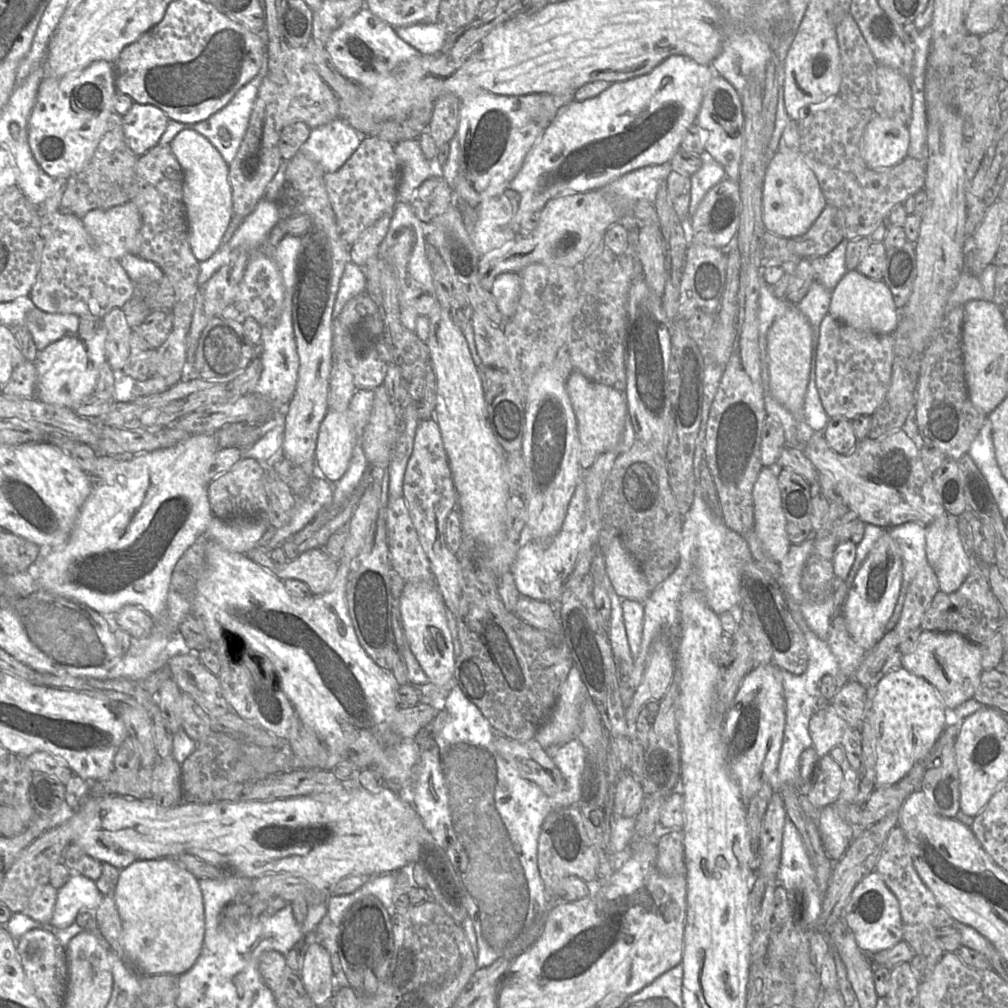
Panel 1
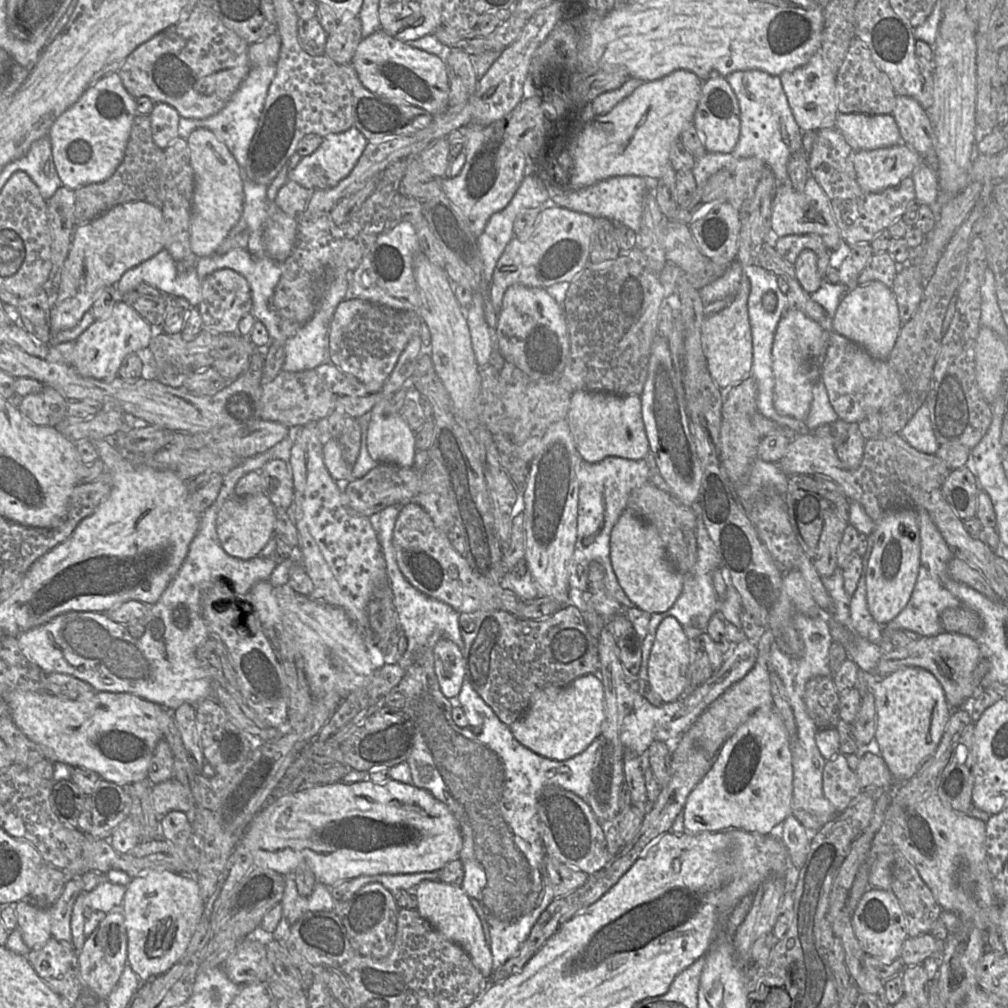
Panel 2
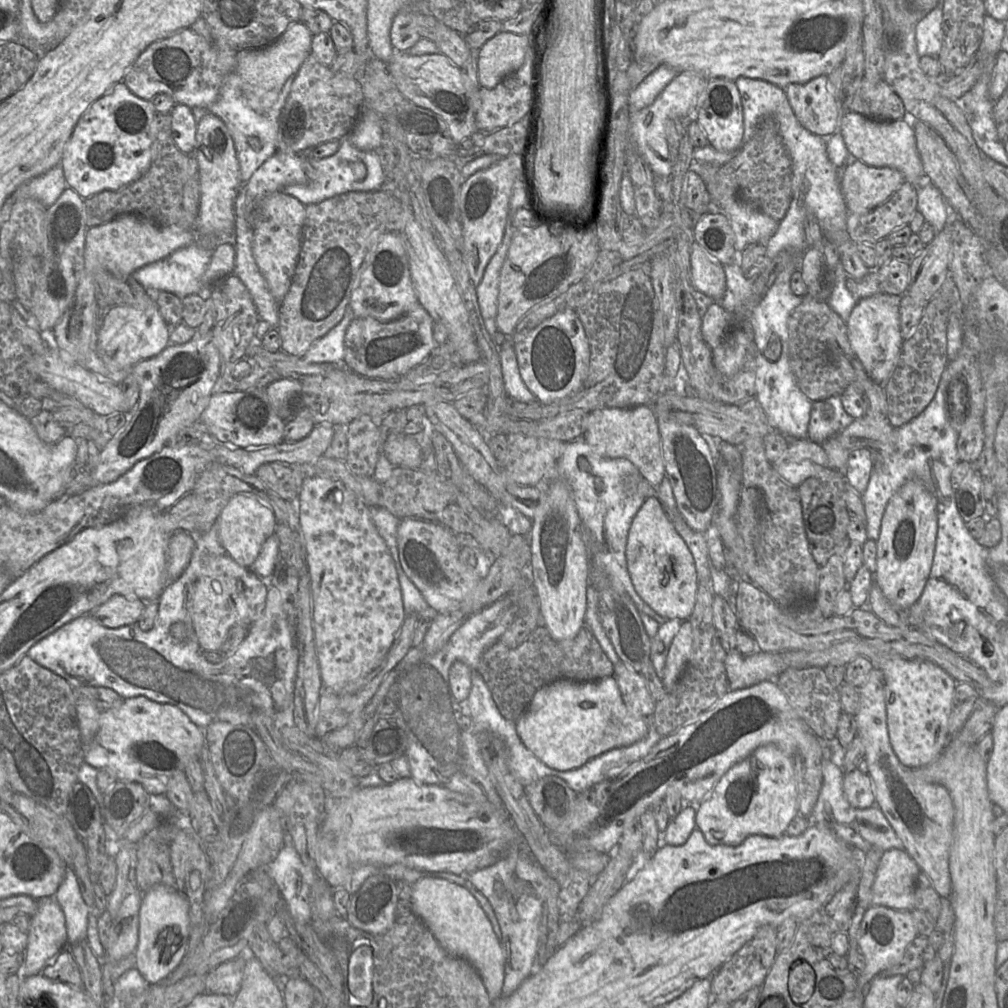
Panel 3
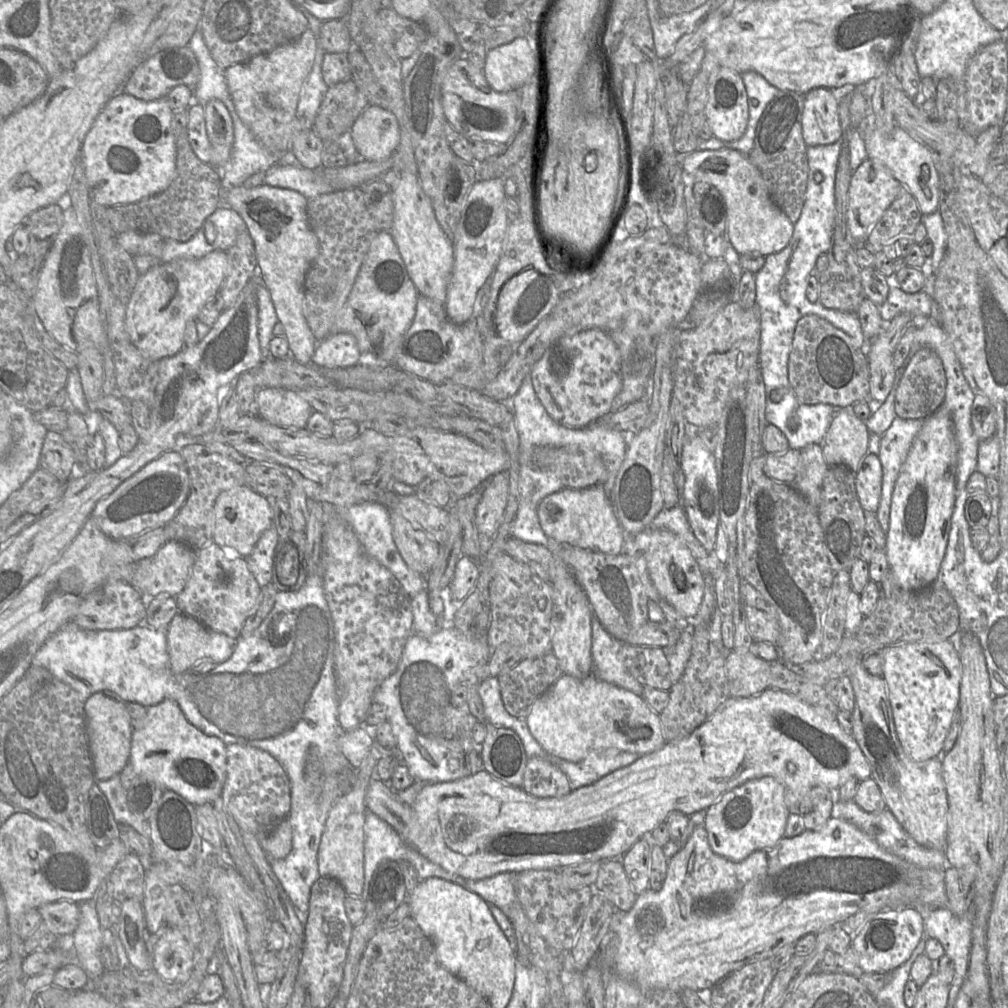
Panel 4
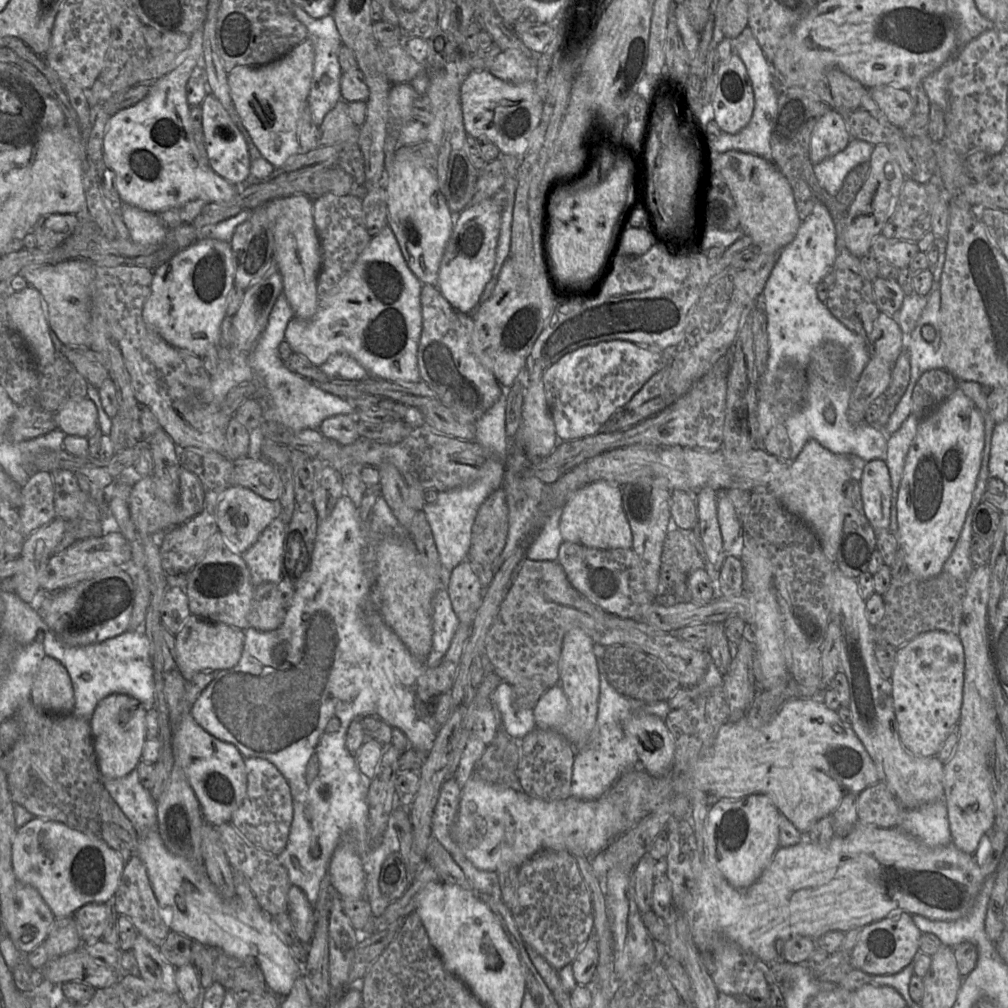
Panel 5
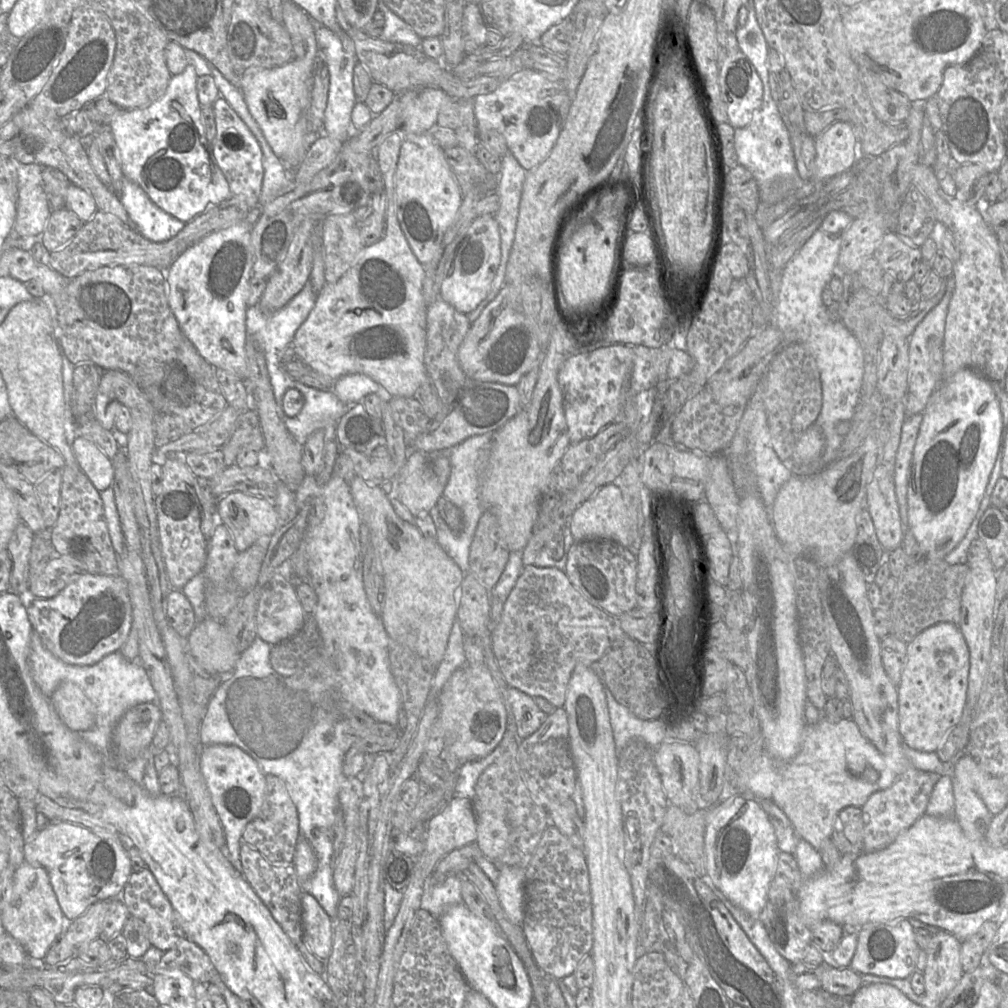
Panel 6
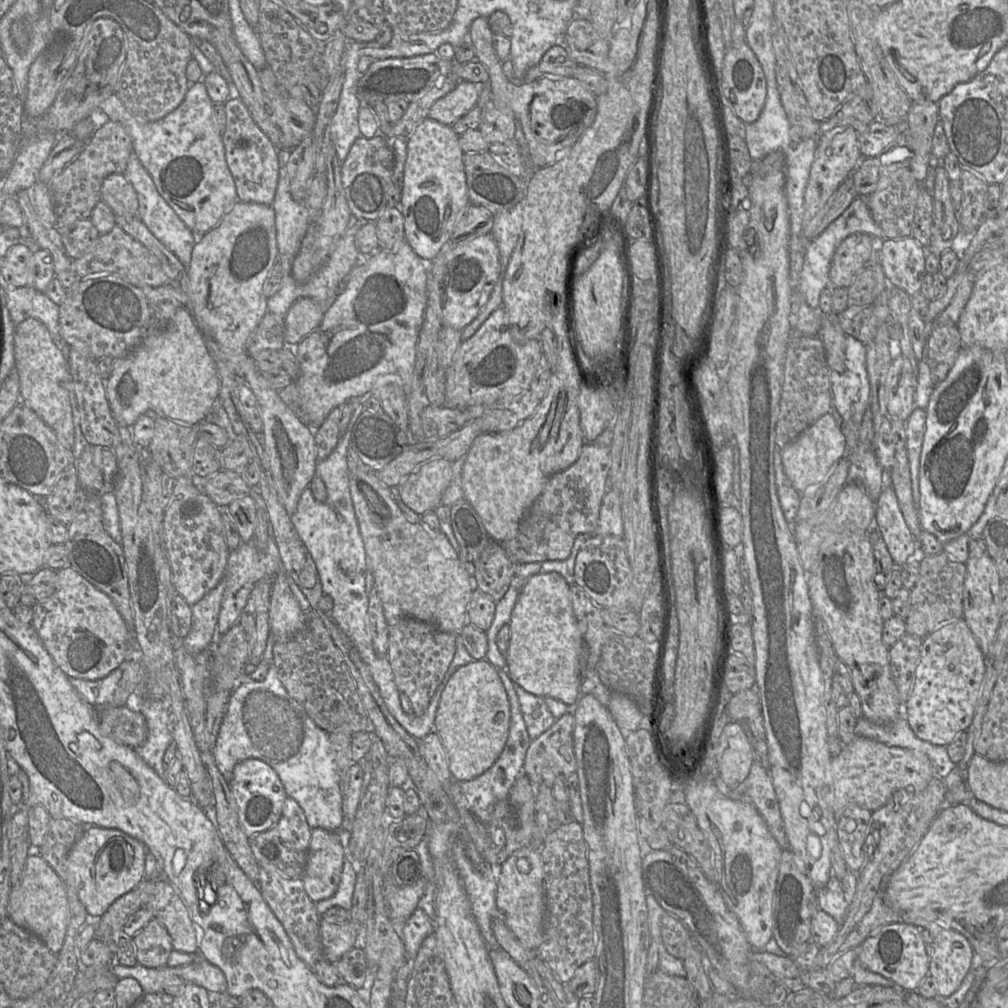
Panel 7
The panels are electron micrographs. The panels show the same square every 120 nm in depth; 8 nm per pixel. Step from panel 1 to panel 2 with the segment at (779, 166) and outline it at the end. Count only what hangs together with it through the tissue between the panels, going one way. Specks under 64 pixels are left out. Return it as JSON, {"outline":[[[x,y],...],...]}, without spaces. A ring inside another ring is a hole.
{"outline":[[[812,176],[807,179],[803,191],[797,191],[788,185],[776,186],[770,228],[776,238],[789,235],[819,235],[831,252],[836,251],[843,243],[847,244],[841,237],[829,198]]]}

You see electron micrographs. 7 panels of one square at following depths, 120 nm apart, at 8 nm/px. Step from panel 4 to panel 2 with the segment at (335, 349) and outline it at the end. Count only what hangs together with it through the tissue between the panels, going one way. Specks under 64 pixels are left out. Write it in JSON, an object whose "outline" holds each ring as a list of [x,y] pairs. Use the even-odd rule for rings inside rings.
{"outline":[[[340,276],[332,285],[329,292],[322,301],[314,317],[302,326],[299,331],[285,344],[285,361],[282,370],[287,372],[301,372],[312,370],[322,364],[330,362],[329,353],[329,332],[330,322],[334,316],[338,305],[345,300],[349,291],[347,289],[347,280],[345,276]]]}

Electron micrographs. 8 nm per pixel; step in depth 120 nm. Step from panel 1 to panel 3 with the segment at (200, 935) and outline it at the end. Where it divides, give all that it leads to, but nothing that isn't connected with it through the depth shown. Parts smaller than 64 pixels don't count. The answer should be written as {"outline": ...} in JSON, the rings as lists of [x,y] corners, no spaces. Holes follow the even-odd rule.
{"outline":[[[156,885],[144,891],[139,911],[139,939],[134,952],[135,968],[150,984],[168,978],[182,963],[190,938],[189,905],[174,888]]]}

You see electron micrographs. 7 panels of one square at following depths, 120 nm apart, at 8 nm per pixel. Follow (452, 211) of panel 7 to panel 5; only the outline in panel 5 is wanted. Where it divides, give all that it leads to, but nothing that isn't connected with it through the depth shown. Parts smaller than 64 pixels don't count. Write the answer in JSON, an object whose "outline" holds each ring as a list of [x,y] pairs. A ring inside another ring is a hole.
{"outline":[[[393,157],[385,188],[388,225],[407,265],[423,285],[436,285],[443,253],[452,233],[453,213],[439,188],[434,169],[419,157]]]}

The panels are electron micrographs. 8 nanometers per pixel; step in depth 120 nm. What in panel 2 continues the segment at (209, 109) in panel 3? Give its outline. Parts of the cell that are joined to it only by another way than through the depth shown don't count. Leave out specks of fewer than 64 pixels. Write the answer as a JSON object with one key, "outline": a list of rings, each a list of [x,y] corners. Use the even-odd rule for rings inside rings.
{"outline":[[[276,65],[252,67],[237,91],[219,112],[205,119],[181,117],[178,127],[179,138],[187,140],[195,129],[206,128],[212,131],[227,146],[239,167],[243,169],[250,143],[258,127],[269,86],[275,74]]]}

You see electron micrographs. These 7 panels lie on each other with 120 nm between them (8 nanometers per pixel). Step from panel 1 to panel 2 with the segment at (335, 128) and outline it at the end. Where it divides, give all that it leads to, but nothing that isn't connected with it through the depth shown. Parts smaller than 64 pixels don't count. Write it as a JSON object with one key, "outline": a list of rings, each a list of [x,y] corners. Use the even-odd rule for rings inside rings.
{"outline":[[[352,126],[344,132],[323,137],[319,148],[314,153],[301,157],[299,163],[307,167],[310,166],[310,168],[316,166],[323,168],[327,177],[327,187],[321,189],[332,188],[349,176],[367,145],[368,141],[363,134],[355,126]]]}

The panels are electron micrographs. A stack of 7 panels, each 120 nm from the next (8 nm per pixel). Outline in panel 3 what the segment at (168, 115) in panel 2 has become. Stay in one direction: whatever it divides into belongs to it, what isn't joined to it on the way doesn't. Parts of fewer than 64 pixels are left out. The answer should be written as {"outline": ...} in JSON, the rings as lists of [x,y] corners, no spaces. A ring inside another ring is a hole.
{"outline":[[[176,104],[170,115],[172,118],[172,137],[175,144],[184,153],[194,155],[198,122],[194,118],[192,108],[183,104]]]}

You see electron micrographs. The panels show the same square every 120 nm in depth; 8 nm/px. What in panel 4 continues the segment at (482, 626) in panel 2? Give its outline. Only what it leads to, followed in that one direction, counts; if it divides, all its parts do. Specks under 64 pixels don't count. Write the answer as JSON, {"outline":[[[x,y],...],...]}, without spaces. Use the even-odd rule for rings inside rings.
{"outline":[[[553,652],[524,659],[497,677],[503,704],[516,718],[526,718],[534,702],[563,674]]]}

